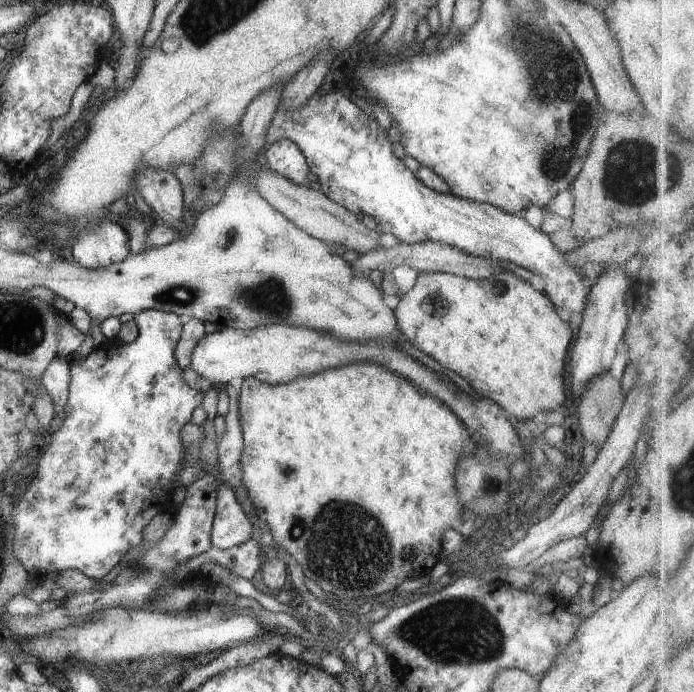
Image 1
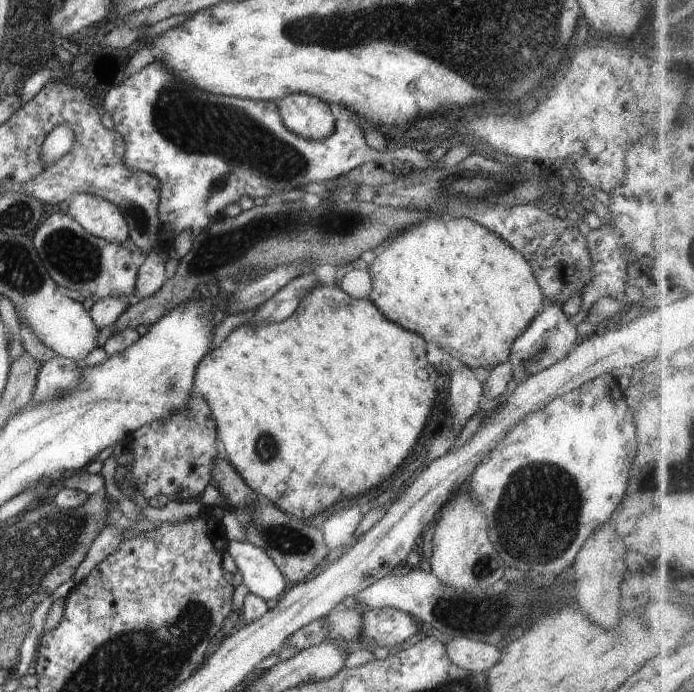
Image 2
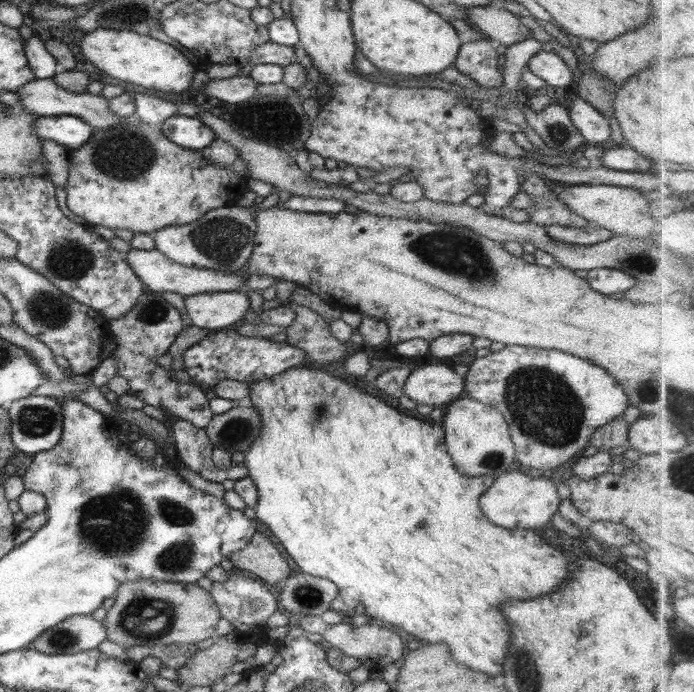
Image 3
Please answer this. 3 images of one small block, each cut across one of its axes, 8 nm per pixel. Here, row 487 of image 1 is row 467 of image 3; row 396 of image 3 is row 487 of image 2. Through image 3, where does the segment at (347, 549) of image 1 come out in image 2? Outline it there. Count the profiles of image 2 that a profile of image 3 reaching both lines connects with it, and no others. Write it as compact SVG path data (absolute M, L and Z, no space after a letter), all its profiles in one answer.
M318 283L303 297L299 306L288 320L280 324L262 324L256 326L256 332L250 332L250 328L246 330L242 326L232 331L220 348L207 352L202 357L194 371L193 389L203 396L210 407L221 453L230 461L242 480L261 499L276 505L282 512L303 520L324 512L343 498L368 495L369 492L376 494L386 478L392 476L414 447L419 445L441 386L436 365L426 359L427 341L388 320L370 299L355 299L340 290L338 284L333 288Z

